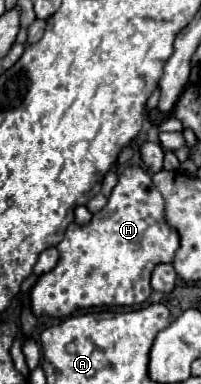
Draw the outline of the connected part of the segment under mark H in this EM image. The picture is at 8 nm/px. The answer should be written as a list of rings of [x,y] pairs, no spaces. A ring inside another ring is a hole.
[[[128,166],[114,186],[108,204],[92,216],[90,224],[78,226],[72,222],[66,228],[64,240],[56,246],[60,252],[60,260],[54,270],[42,274],[34,288],[30,290],[30,302],[34,314],[50,314],[50,316],[70,316],[74,310],[92,308],[92,306],[136,306],[142,304],[152,288],[150,288],[150,272],[160,262],[172,262],[174,254],[180,246],[178,230],[174,230],[166,222],[166,202],[158,188],[152,184],[148,172],[140,166]]]

